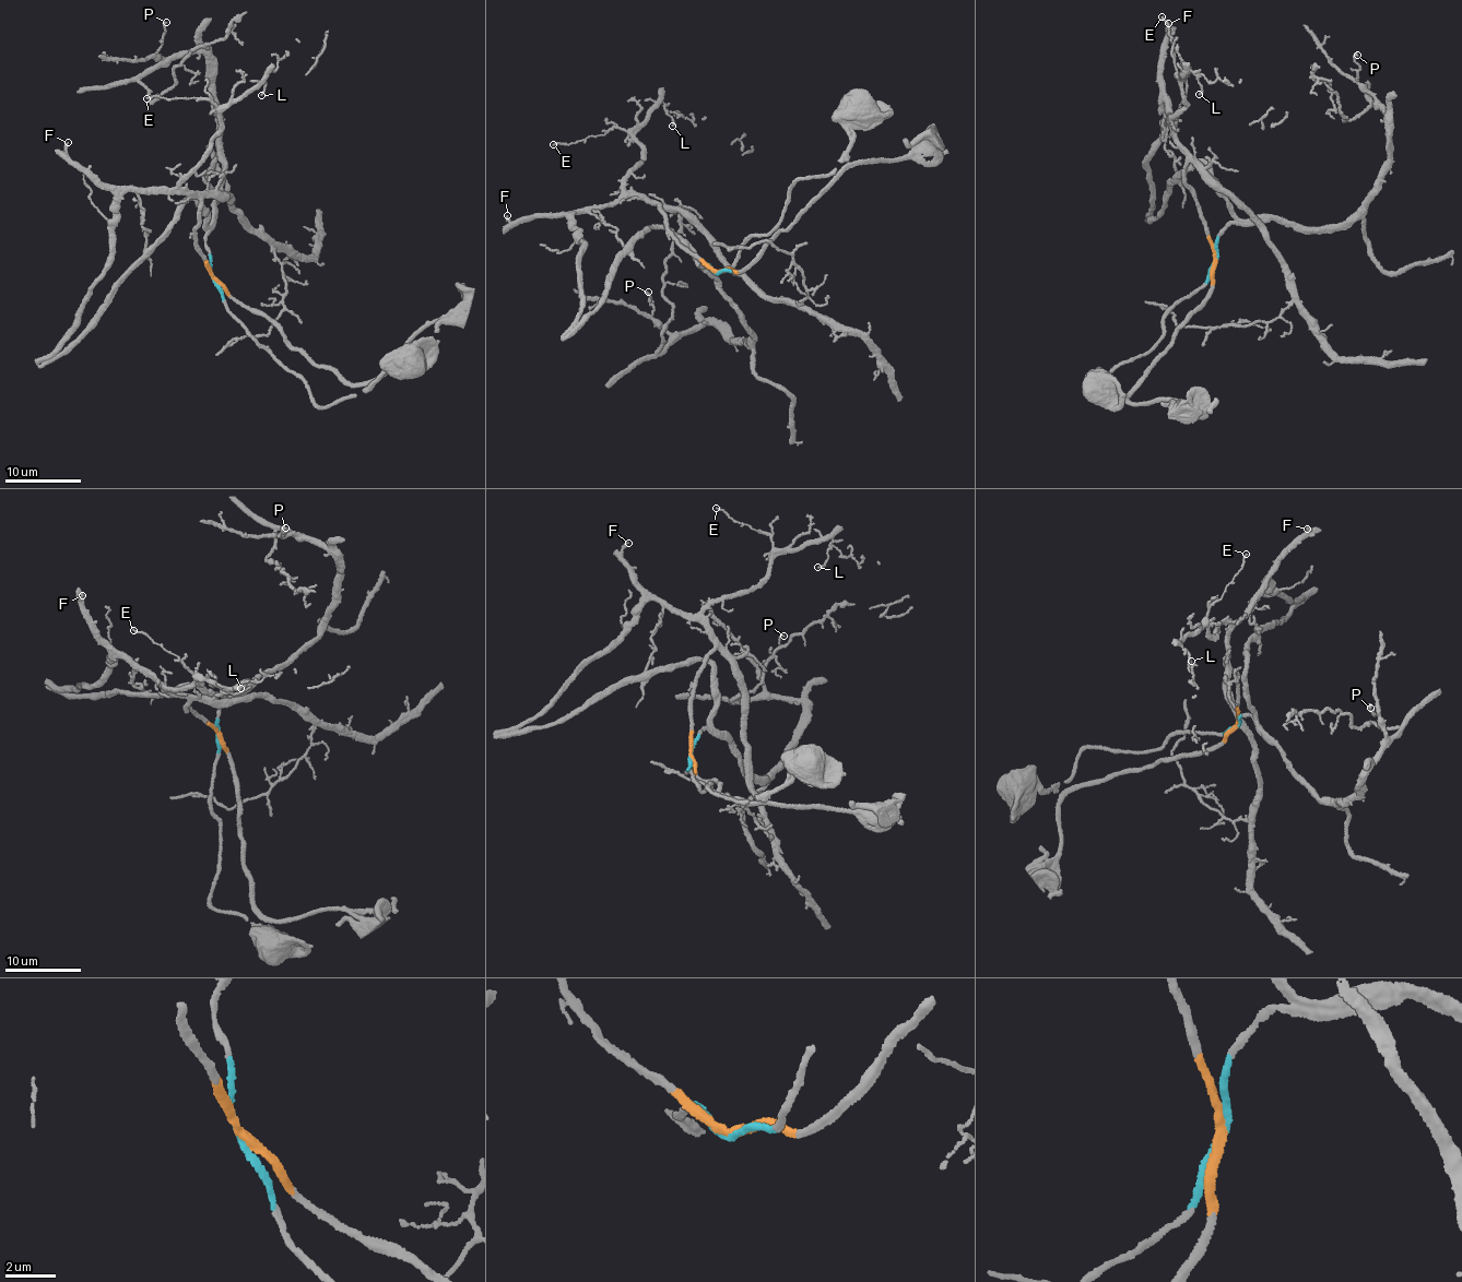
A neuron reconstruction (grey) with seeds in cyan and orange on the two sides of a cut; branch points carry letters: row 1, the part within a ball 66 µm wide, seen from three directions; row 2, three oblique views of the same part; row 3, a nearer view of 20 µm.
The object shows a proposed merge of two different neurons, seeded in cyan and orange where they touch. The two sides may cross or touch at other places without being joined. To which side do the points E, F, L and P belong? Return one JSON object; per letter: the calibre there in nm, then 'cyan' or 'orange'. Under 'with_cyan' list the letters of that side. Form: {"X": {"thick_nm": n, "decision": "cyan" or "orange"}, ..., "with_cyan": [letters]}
{"E": {"thick_nm": 120, "decision": "orange"}, "F": {"thick_nm": 200, "decision": "orange"}, "L": {"thick_nm": 100, "decision": "orange"}, "P": {"thick_nm": 110, "decision": "cyan"}, "with_cyan": ["P"]}

